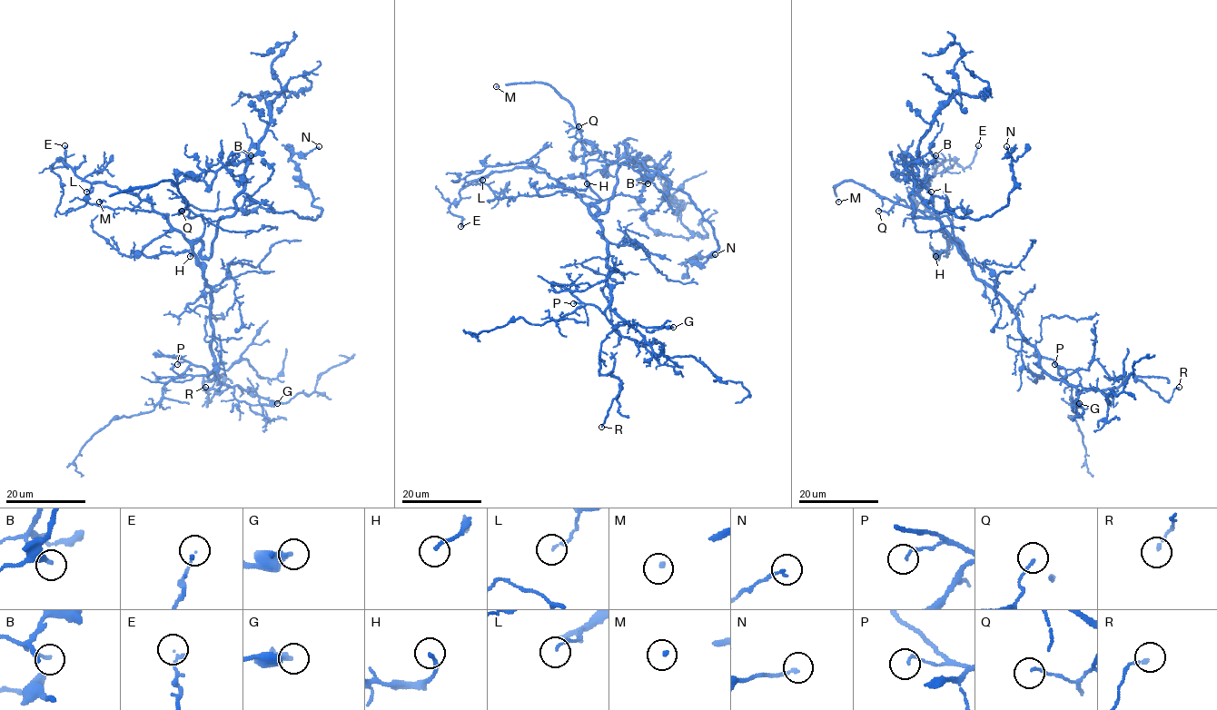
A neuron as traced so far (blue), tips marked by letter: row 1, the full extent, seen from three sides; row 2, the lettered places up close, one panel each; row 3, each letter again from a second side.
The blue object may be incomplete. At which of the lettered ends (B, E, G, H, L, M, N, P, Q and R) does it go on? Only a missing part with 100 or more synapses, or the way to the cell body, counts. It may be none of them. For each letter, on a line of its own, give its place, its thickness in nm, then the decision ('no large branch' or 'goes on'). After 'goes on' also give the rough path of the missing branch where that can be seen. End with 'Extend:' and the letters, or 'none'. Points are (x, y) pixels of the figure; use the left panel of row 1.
B: at (251, 155); 90 nm thick; no large branch
E: at (64, 145); 140 nm thick; no large branch
G: at (277, 403); 400 nm thick; no large branch
H: at (190, 256); 170 nm thick; no large branch
L: at (86, 192); 110 nm thick; no large branch
M: at (99, 202); 130 nm thick; goes on; missing branch runs (99, 202), (83, 206), (64, 222), (45, 230), (35, 237), (38, 241)
N: at (319, 146); 150 nm thick; no large branch
P: at (177, 364); 110 nm thick; no large branch
Q: at (182, 211); 120 nm thick; no large branch
R: at (205, 387); 150 nm thick; no large branch
Extend: M

